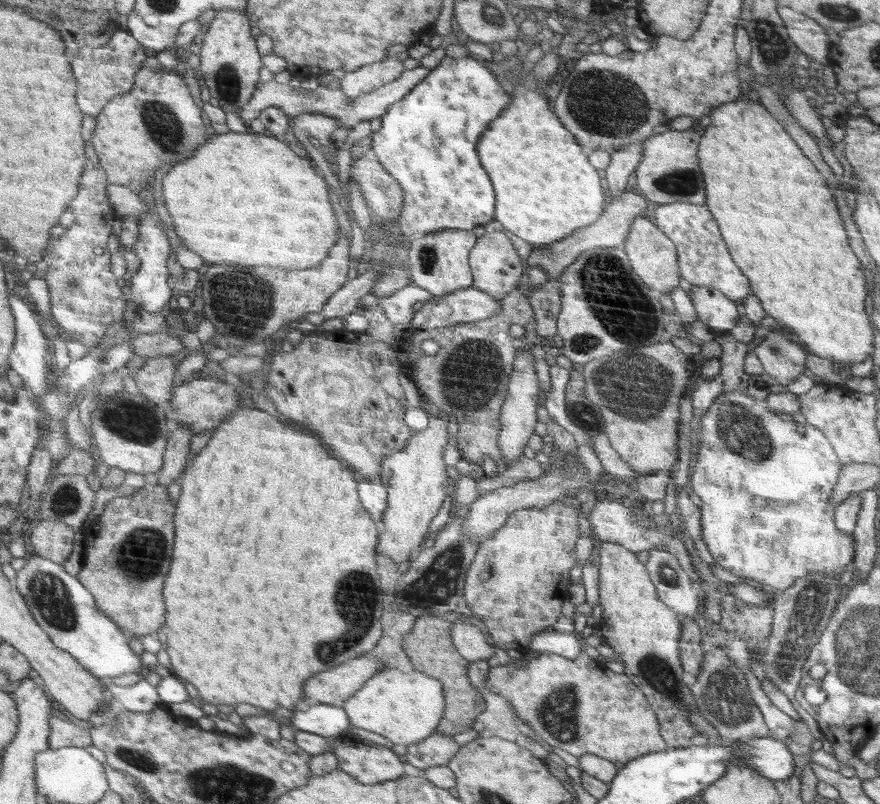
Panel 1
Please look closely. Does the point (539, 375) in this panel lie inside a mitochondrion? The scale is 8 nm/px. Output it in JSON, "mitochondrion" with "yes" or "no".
{"mitochondrion":"no"}

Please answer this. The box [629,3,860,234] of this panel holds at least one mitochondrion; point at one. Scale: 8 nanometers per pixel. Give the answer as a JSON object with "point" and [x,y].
{"point":[771,44]}

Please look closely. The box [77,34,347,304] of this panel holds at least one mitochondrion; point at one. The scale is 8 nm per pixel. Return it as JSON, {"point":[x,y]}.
{"point":[163,127]}

